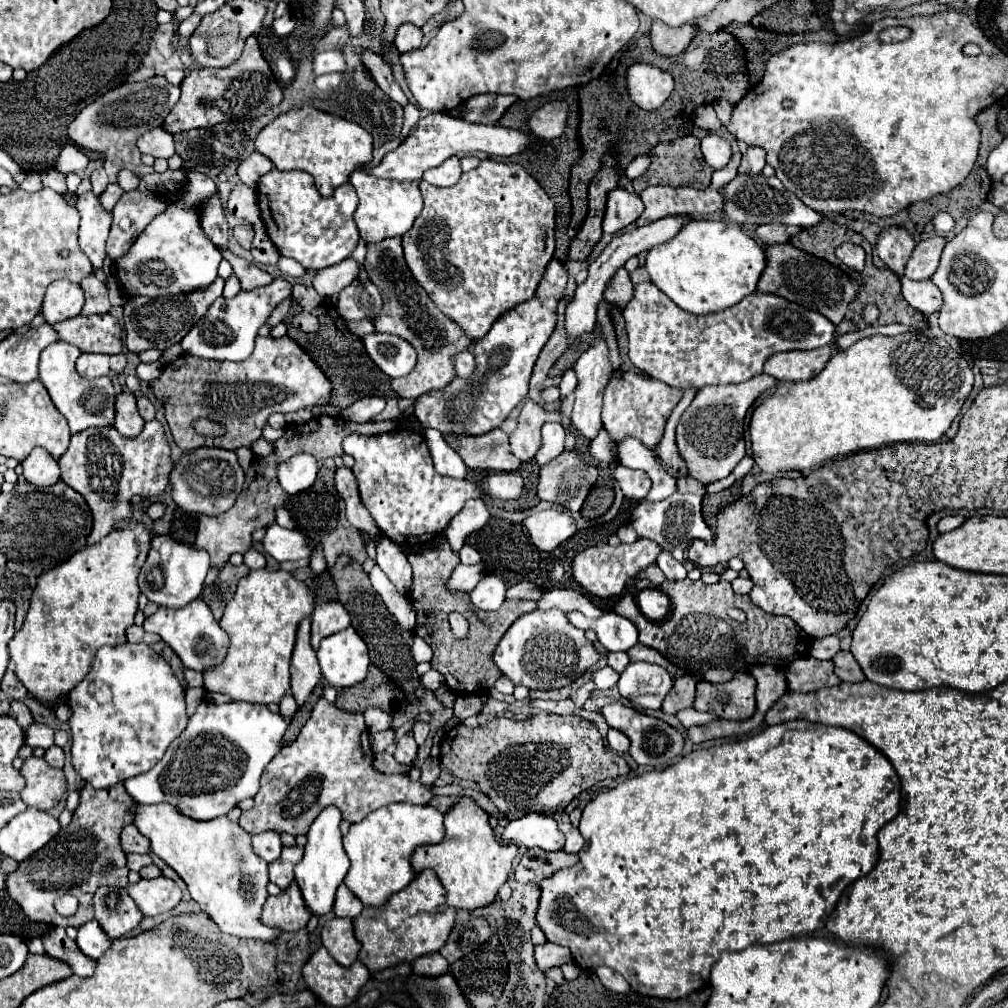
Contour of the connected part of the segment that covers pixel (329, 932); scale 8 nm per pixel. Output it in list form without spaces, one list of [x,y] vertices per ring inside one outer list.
[[[335,917],[327,921],[321,931],[321,941],[331,957],[341,965],[351,965],[361,949],[361,943],[353,935],[353,919],[349,917]]]

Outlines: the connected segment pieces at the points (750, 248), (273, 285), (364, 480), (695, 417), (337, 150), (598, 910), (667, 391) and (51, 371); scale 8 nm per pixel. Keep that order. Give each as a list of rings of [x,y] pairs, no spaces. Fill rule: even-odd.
[[[693,219],[677,235],[653,249],[647,251],[645,259],[645,271],[649,273],[649,279],[681,309],[695,313],[695,315],[707,315],[721,309],[727,309],[735,303],[739,303],[743,297],[751,295],[757,289],[757,281],[765,269],[765,251],[739,227],[727,225],[723,221],[713,219]]]
[[[273,279],[265,287],[257,287],[251,291],[239,291],[235,297],[219,297],[207,311],[207,315],[197,321],[197,325],[185,335],[181,347],[185,353],[201,357],[201,359],[217,359],[217,361],[243,361],[253,353],[255,337],[259,327],[267,321],[271,311],[283,301],[291,297],[291,283],[287,279]]]
[[[395,429],[383,435],[349,435],[343,441],[343,449],[355,459],[353,473],[359,481],[363,505],[371,513],[381,533],[401,546],[434,538],[463,509],[467,499],[485,495],[507,501],[517,499],[523,493],[523,479],[519,473],[489,473],[481,485],[435,473],[425,437],[407,429]]]
[[[761,373],[737,385],[703,387],[695,395],[693,403],[687,407],[677,425],[677,447],[691,477],[709,485],[733,471],[733,467],[745,457],[745,415],[759,395],[773,387],[777,387],[777,379]]]
[[[303,105],[277,115],[265,129],[261,129],[255,139],[255,149],[271,159],[271,163],[281,171],[301,169],[311,173],[319,193],[331,197],[335,187],[349,181],[349,173],[353,173],[361,163],[371,161],[373,137],[369,137],[361,125],[345,117],[321,113],[321,109]]]
[[[805,719],[765,727],[761,733],[743,741],[693,751],[663,771],[649,771],[627,779],[615,789],[599,793],[591,803],[587,803],[579,823],[579,831],[585,839],[585,845],[579,851],[579,863],[541,881],[537,925],[545,933],[547,941],[567,947],[573,955],[573,961],[581,969],[595,971],[597,967],[605,965],[621,973],[631,987],[643,995],[681,999],[709,983],[711,967],[725,951],[741,951],[755,943],[777,943],[795,935],[809,935],[825,927],[843,889],[875,867],[875,861],[879,859],[877,831],[897,815],[901,803],[899,791],[899,777],[881,751],[853,731],[825,727]]]
[[[615,369],[603,391],[603,427],[615,443],[621,443],[625,437],[635,437],[647,449],[657,449],[665,431],[665,423],[681,397],[681,389],[669,387],[635,371]]]
[[[55,341],[53,345],[43,349],[39,363],[39,379],[47,387],[55,407],[67,417],[73,435],[81,433],[87,427],[111,427],[115,421],[115,395],[117,395],[111,377],[87,379],[77,373],[75,359],[79,355],[81,351],[75,349],[75,345],[69,345],[65,341]]]

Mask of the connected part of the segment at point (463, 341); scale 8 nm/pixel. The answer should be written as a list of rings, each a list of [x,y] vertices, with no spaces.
[[[389,237],[377,245],[367,245],[367,257],[365,257],[365,271],[369,279],[379,287],[381,297],[383,297],[383,309],[381,315],[377,315],[375,329],[381,333],[393,333],[409,341],[415,351],[417,351],[417,365],[415,369],[399,379],[391,381],[393,391],[399,397],[405,399],[417,399],[423,393],[443,389],[453,381],[455,375],[455,365],[453,357],[473,345],[457,325],[445,317],[437,305],[433,305],[429,293],[417,285],[415,277],[409,273],[409,267],[405,265],[403,257],[403,247],[401,247],[401,237]]]

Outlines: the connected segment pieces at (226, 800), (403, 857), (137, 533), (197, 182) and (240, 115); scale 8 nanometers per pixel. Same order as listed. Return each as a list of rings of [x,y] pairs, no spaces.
[[[203,701],[163,759],[153,769],[127,779],[123,787],[137,803],[153,805],[165,801],[191,819],[207,821],[227,815],[241,799],[255,797],[263,769],[281,749],[285,729],[285,719],[279,713],[271,713],[265,705],[243,701],[215,705]]]
[[[391,803],[373,813],[363,821],[353,823],[349,833],[343,837],[345,853],[351,861],[351,869],[345,877],[347,889],[369,907],[383,907],[385,901],[407,887],[415,879],[411,867],[411,855],[419,845],[435,845],[445,837],[443,813],[431,805]]]
[[[129,523],[123,529],[111,531],[101,543],[77,551],[69,561],[41,573],[37,579],[37,589],[33,591],[23,627],[9,641],[9,657],[15,663],[15,675],[41,705],[55,707],[61,695],[67,697],[89,673],[99,647],[123,645],[127,641],[125,629],[133,625],[133,615],[137,611],[137,575],[147,557],[151,537],[153,531],[143,523]]]
[[[189,171],[183,197],[169,203],[169,209],[157,215],[147,229],[135,239],[129,253],[117,261],[117,277],[129,295],[163,297],[205,289],[217,277],[217,265],[221,261],[219,249],[205,237],[199,225],[199,203],[209,195],[215,195],[217,187],[213,179],[203,173]]]
[[[251,35],[245,43],[243,55],[227,69],[193,69],[181,83],[181,99],[171,109],[169,117],[163,123],[163,129],[169,133],[213,127],[225,121],[243,121],[257,119],[265,115],[267,109],[279,105],[283,99],[283,89],[273,77],[269,63],[261,55],[257,37]]]

